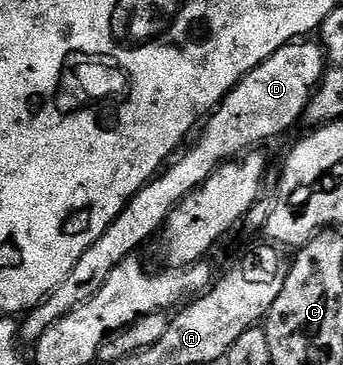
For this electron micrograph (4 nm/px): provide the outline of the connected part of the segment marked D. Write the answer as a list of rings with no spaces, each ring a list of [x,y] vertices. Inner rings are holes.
[[[299,40],[289,42],[280,48],[264,64],[252,68],[252,72],[244,75],[236,85],[227,92],[226,97],[214,107],[212,113],[205,119],[201,127],[202,135],[193,139],[194,147],[186,155],[175,157],[157,176],[150,179],[146,185],[132,196],[132,200],[104,228],[104,236],[76,260],[76,268],[68,272],[64,284],[56,288],[41,304],[34,307],[21,319],[20,338],[23,343],[33,344],[56,324],[68,312],[77,306],[83,306],[100,288],[104,288],[104,280],[116,272],[116,268],[124,260],[135,257],[138,249],[157,235],[165,226],[168,216],[186,199],[193,190],[201,188],[208,176],[216,172],[226,162],[232,162],[243,154],[249,154],[262,148],[265,142],[286,134],[294,125],[303,119],[306,105],[310,102],[314,91],[318,89],[323,74],[326,72],[326,56],[317,41]]]

